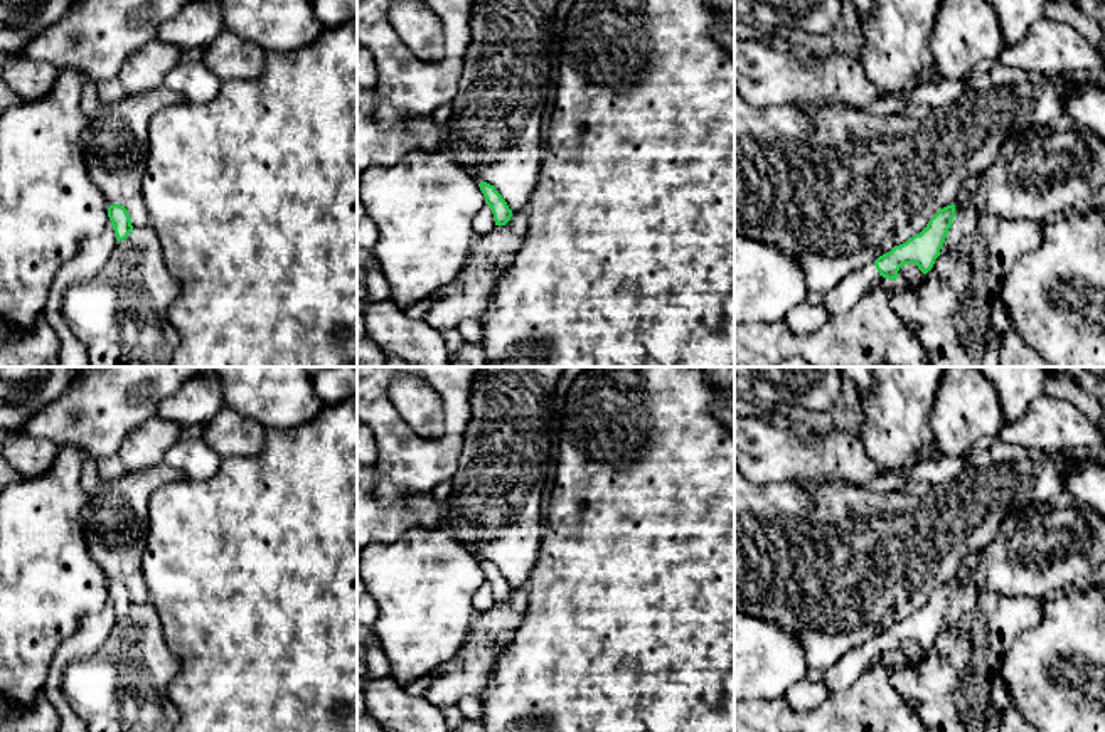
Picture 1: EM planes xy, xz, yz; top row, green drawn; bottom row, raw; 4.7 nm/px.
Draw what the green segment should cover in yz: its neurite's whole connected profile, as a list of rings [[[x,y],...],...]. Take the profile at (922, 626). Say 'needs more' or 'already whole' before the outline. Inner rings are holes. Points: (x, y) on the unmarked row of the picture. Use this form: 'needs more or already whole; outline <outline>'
needs more; outline [[[953,581],[940,586],[920,611],[894,623],[874,639],[867,639],[842,655],[835,665],[824,671],[824,683],[830,695],[841,695],[851,688],[871,665],[879,661],[883,655],[896,658],[898,648],[905,641],[916,641],[918,646],[926,651],[940,633],[940,626],[953,594]]]

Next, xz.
already whole; outline [[[480,559],[478,564],[485,574],[485,581],[490,584],[494,591],[495,602],[505,602],[512,594],[512,587],[509,586],[507,579],[495,567],[494,562]]]

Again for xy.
already whole; outline [[[113,581],[108,584],[108,594],[111,597],[116,618],[125,618],[133,607],[126,586],[123,582]]]

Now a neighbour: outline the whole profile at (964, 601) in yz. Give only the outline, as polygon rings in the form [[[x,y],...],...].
[[[969,552],[962,565],[958,567],[953,579],[955,594],[940,626],[940,631],[957,629],[964,618],[975,611],[979,596],[975,584],[975,569],[979,565],[979,560],[979,552]]]

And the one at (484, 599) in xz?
[[[487,581],[473,594],[472,602],[473,602],[477,614],[485,613],[495,604],[494,591]]]

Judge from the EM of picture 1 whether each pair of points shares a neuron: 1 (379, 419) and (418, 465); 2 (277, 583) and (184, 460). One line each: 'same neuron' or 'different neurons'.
1: same neuron
2: different neurons

